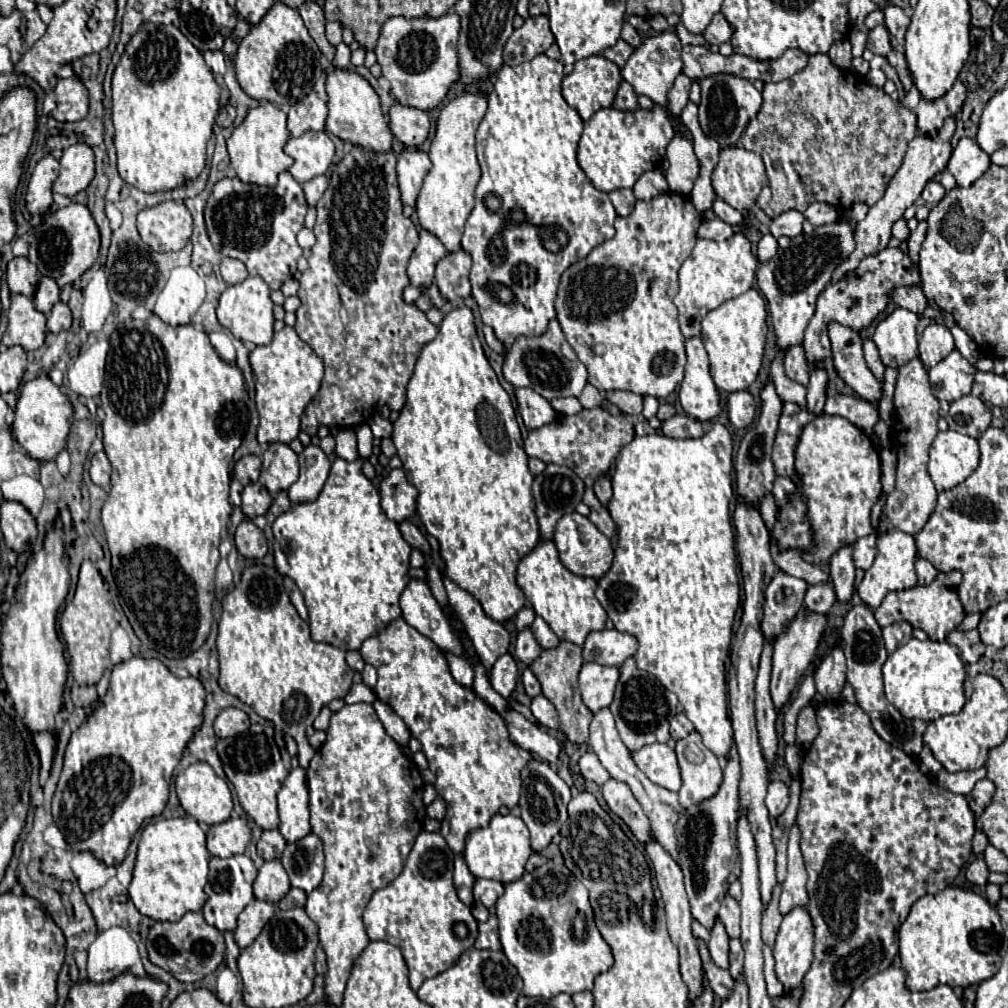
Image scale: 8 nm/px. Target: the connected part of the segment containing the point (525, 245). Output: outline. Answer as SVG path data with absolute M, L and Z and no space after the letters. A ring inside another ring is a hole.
M536 55L532 61L526 61L522 65L516 65L516 67L508 67L504 65L500 71L498 71L498 77L496 77L496 83L494 83L494 89L490 91L488 95L488 111L476 131L476 151L478 151L478 161L480 161L480 167L482 167L482 179L478 181L478 187L476 187L476 207L474 211L470 213L468 221L466 221L466 229L464 229L464 237L462 237L462 249L468 251L472 255L472 271L470 271L470 283L472 283L472 297L476 299L478 307L480 307L480 315L482 315L482 321L484 325L490 325L494 329L494 335L496 339L504 345L504 349L512 347L512 343L520 337L520 335L542 335L546 329L548 329L548 323L550 319L556 317L556 309L554 309L554 301L556 301L556 291L558 291L558 283L560 283L560 275L576 261L584 259L594 247L598 247L600 243L608 241L614 237L614 219L618 217L614 207L612 207L612 201L608 199L608 193L604 191L598 191L592 181L584 175L584 171L580 169L578 165L578 159L576 159L576 151L578 151L578 141L580 141L580 135L582 135L582 119L580 115L564 101L562 97L562 75L556 71L556 63L558 61L552 61L548 59L546 55ZM512 211L520 211L522 217L516 219L512 217ZM544 225L558 225L562 229L570 229L570 245L566 245L562 251L558 253L552 253L548 249L544 249L542 245L542 239L540 239L540 227ZM494 285L504 285L512 291L512 301L510 303L502 303L490 289Z

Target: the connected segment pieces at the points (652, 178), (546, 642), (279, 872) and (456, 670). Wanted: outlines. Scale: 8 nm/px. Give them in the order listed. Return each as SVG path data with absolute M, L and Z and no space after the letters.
M660 169L646 171L634 185L634 195L636 199L642 199L642 201L648 201L660 193L668 193L668 183Z
M536 617L536 621L532 623L532 631L544 649L552 649L560 645L560 639L554 635L554 631L548 627L548 623L542 617Z
M278 859L266 861L260 867L258 877L254 881L254 897L278 905L278 901L288 891L290 891L290 881L288 881L288 875L286 875L282 863Z
M442 651L448 665L450 665L450 671L452 671L452 677L464 685L464 687L472 687L472 679L474 679L474 673L472 673L472 667L468 665L468 661L464 657L458 657L458 655L448 655L448 651Z

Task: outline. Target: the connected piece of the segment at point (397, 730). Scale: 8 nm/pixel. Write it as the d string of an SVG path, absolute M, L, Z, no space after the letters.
M376 699L372 704L374 710L376 711L378 718L382 721L386 733L400 745L406 745L408 739L410 739L410 731L406 727L406 723L402 721L390 706L379 699Z

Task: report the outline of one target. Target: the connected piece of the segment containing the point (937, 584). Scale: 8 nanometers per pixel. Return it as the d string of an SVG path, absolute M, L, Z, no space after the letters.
M950 571L950 573L938 573L938 577L928 587L916 585L906 591L892 591L884 597L882 605L878 609L874 609L874 617L880 627L888 627L896 621L906 621L912 627L922 629L930 639L942 641L964 619L964 609L958 601L958 593L956 593L960 581L962 581L962 573Z

